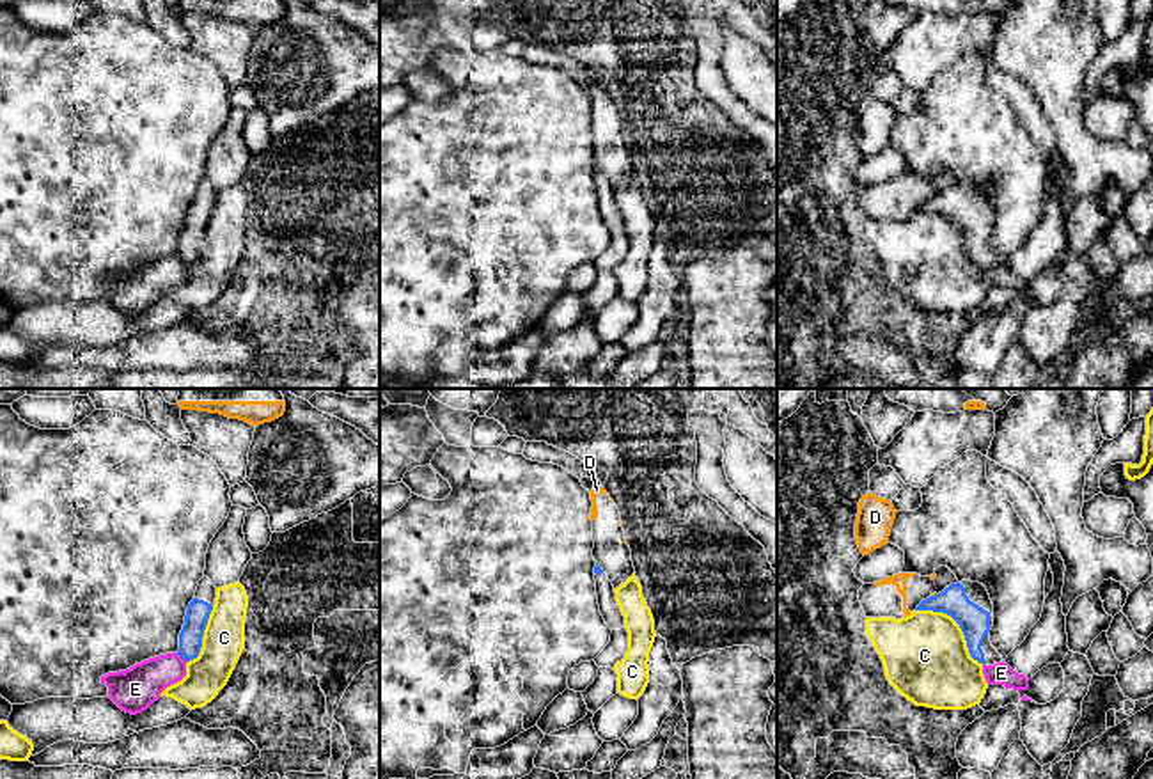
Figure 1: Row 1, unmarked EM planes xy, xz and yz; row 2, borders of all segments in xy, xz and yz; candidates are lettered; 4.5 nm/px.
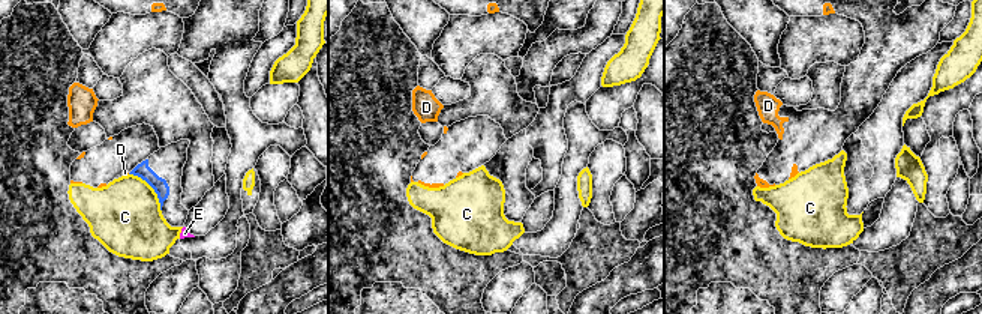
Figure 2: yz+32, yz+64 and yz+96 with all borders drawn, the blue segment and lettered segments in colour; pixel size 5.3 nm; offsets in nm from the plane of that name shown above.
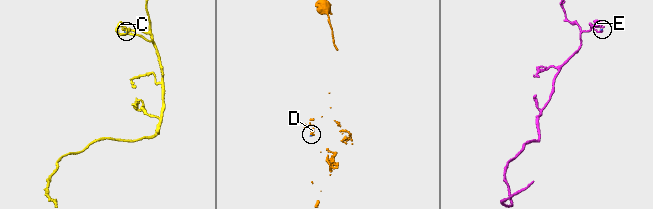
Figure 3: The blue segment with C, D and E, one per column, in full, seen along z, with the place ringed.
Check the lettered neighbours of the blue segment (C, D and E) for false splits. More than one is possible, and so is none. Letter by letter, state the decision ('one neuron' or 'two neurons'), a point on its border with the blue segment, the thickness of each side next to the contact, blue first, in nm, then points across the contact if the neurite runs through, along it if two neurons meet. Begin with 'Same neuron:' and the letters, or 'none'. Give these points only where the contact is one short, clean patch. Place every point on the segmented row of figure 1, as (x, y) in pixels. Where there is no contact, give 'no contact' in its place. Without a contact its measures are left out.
Same neuron: none
C: two neurons | yz (958, 623) | 140/380 nm
D: two neurons | yz (935, 595) | 140/20 nm | along yz (935, 593), (932, 597)
E: two neurons | xy (181, 657) | 110/190 nm

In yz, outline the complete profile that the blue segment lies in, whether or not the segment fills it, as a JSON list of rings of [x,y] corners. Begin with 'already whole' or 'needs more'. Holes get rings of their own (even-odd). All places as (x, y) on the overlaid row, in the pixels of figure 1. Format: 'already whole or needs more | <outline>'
needs more | [[[961,580],[942,593],[922,600],[915,610],[933,610],[951,616],[961,628],[969,653],[983,665],[1004,662],[990,642],[993,603],[979,582]]]

